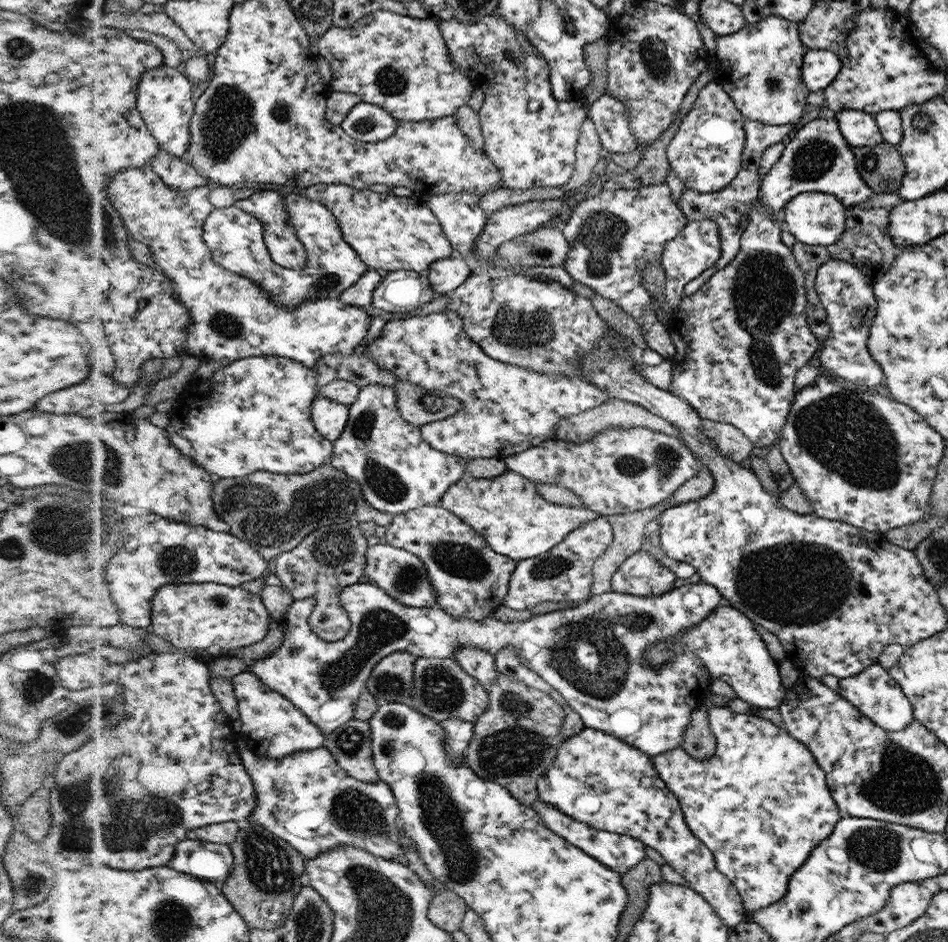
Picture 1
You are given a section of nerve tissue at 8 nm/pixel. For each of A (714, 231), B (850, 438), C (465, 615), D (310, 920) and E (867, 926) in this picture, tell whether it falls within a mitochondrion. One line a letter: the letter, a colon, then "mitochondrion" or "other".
A: other
B: mitochondrion
C: other
D: mitochondrion
E: other

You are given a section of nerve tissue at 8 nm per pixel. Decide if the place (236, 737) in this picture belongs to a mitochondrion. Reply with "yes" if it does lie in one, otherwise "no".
no

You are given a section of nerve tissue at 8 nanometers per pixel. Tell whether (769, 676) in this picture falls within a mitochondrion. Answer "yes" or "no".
no

